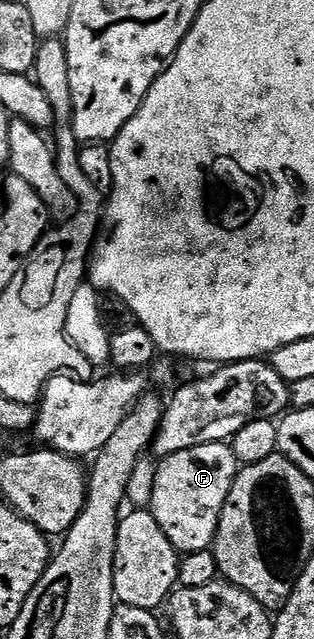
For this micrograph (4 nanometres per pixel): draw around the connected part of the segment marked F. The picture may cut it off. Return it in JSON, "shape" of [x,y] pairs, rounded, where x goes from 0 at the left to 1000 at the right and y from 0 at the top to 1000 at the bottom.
{"shape":[[[701,690],[624,696],[596,706],[570,706],[541,715],[510,717],[506,726],[513,729],[487,746],[487,773],[475,778],[471,795],[506,818],[506,825],[519,825],[519,837],[545,844],[545,850],[576,869],[669,858],[691,836],[710,787],[723,787],[723,775],[736,768],[742,753],[755,748],[761,723],[739,701]]]}

